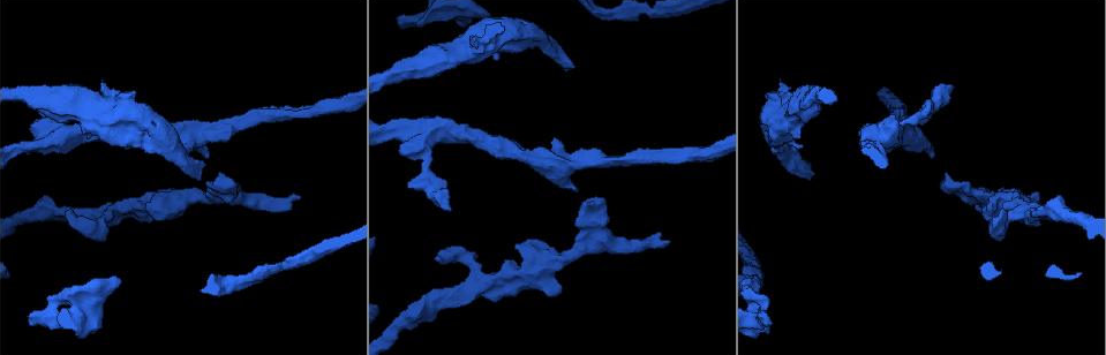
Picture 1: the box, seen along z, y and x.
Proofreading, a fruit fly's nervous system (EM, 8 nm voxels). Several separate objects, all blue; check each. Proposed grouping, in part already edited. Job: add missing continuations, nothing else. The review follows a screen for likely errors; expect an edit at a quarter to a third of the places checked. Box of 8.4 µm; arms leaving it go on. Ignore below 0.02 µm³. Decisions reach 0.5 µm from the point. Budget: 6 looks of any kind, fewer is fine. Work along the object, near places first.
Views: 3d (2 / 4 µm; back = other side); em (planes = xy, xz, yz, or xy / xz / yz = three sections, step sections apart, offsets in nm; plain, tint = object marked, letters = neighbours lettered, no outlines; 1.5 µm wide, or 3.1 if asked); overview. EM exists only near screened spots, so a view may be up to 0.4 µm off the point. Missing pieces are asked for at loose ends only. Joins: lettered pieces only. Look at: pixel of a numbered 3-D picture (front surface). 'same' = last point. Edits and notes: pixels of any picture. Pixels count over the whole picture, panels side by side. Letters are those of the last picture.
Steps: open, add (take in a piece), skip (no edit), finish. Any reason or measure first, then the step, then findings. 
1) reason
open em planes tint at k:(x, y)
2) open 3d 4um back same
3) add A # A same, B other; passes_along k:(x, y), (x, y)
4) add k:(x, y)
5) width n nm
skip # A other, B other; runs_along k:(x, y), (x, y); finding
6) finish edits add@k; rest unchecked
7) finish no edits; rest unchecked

free end
open em planes letters at 1:(670, 242)

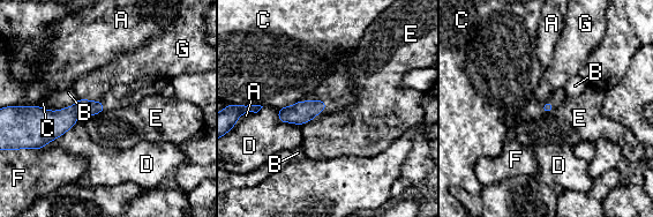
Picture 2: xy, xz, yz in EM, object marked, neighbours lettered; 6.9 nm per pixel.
skip # A other, B other, C other, D other, E other, F other, G other; border 2:(105, 109), (89, 117); none of them fits

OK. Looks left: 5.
stops while still wide
open 3d 4um at 1:(575, 189)

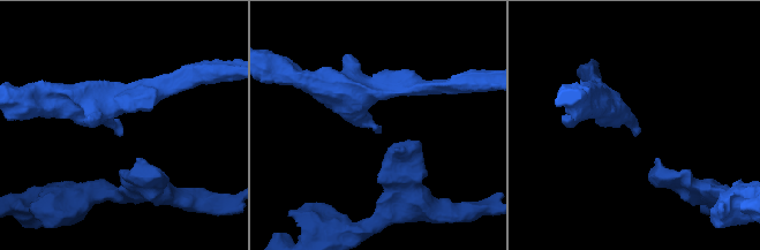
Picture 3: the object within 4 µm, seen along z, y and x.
open em planes plain at 3:(381, 132)

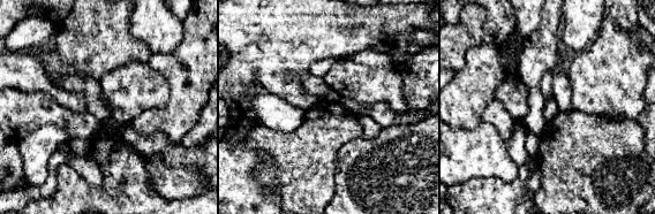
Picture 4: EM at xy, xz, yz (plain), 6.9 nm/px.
open em planes letters same

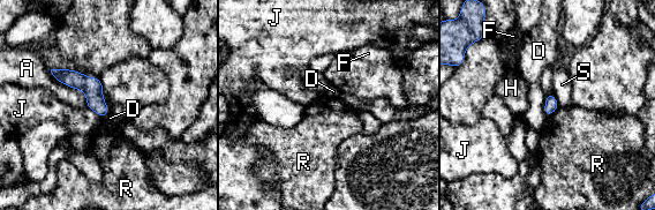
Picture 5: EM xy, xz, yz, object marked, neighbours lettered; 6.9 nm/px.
skip # A other, D other, F other, H other, J other, R other, S other; runs_along 5:(54, 72), (78, 81), (105, 110); none of them fits

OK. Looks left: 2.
free end
open em xy step 4 tint at 1:(437, 258)

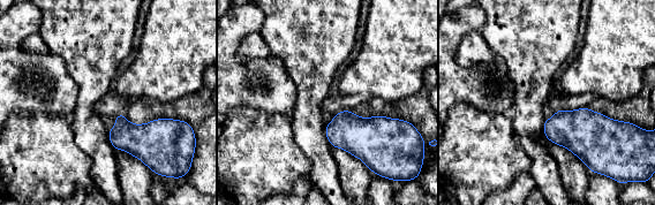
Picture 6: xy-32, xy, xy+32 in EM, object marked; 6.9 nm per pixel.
open em planes letters same

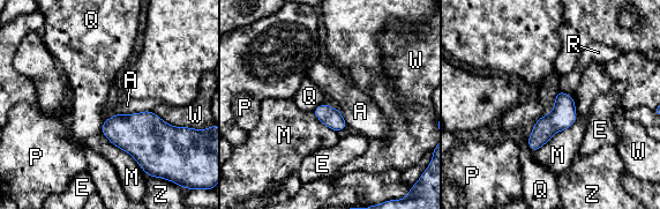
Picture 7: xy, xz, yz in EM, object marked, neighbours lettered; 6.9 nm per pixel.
skip # A other, E other, M other, P other, Q other, R other, W other, Z other; border 7:(104, 120), (100, 133); none of them fits

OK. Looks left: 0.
finish no edits; rest unchecked

